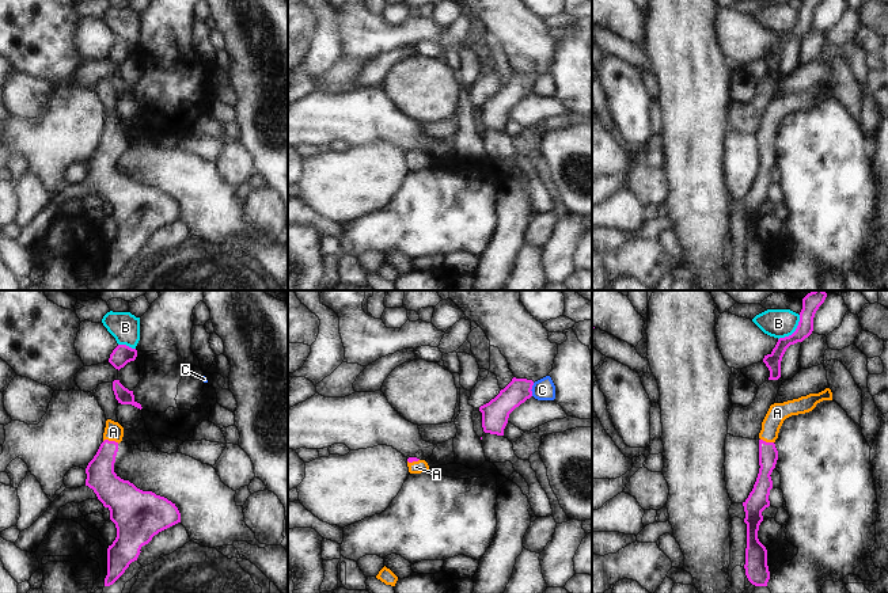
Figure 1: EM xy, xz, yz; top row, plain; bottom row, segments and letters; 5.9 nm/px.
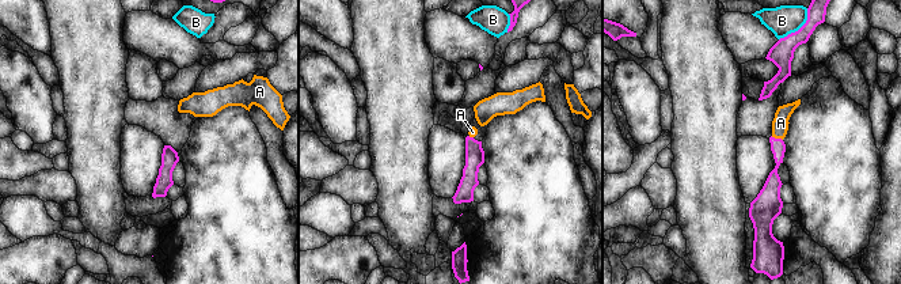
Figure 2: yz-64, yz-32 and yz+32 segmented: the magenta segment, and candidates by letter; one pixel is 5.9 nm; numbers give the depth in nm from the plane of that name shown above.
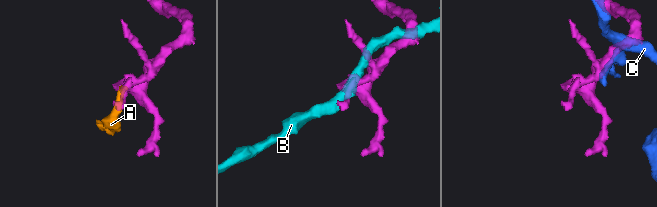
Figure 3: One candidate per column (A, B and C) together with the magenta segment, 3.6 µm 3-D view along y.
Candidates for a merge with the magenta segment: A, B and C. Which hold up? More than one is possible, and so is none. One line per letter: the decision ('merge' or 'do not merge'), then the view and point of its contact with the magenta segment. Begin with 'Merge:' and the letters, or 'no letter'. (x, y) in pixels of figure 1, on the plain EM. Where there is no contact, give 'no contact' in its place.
Merge: A
A: merge; contact xy (112, 137)
B: do not merge; contact yz (794, 27)
C: do not merge; contact xz (531, 84)

